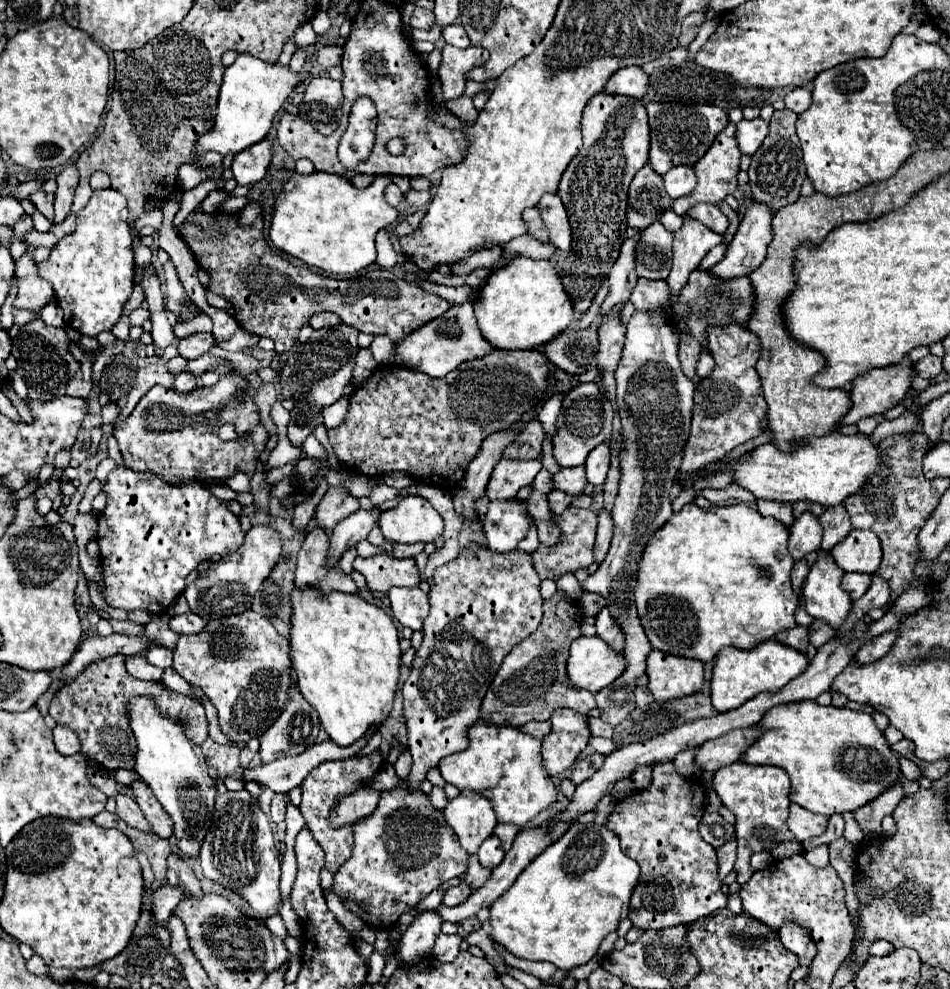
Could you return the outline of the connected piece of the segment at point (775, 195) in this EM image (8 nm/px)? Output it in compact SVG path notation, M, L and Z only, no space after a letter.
M790 109L774 111L774 115L770 119L770 133L764 139L762 147L752 155L752 165L748 169L752 201L764 203L766 207L770 207L772 213L780 211L786 203L798 201L800 187L806 179L802 149L800 149L800 141L796 137L796 129L794 129L796 119L798 119L798 115Z

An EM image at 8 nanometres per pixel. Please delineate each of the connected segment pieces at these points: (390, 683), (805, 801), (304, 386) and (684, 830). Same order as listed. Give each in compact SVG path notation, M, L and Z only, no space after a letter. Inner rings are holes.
M314 587L294 589L290 621L290 659L298 689L316 707L330 741L348 747L370 727L380 727L392 711L400 681L402 651L394 621L358 595L334 591L322 597Z
M800 701L790 705L778 705L768 711L766 719L758 723L764 735L742 755L742 761L752 765L776 765L782 767L792 781L792 803L820 815L834 815L856 811L858 807L874 801L880 791L890 789L892 785L902 781L900 763L894 751L890 749L884 733L876 727L874 719L862 711L822 707L816 701Z
M340 325L338 329L320 329L314 331L308 343L298 343L288 359L278 367L280 387L286 399L294 401L294 409L290 411L288 423L288 439L294 447L302 447L306 437L322 425L322 409L342 397L344 387L352 379L354 359L358 353L358 331L348 325Z
M670 761L670 763L658 763L658 765L652 767L652 785L650 785L648 789L634 791L630 797L624 797L624 799L620 799L620 801L614 805L614 811L610 813L606 827L620 839L620 847L622 847L622 851L624 851L630 859L634 859L634 861L640 865L640 881L638 881L638 885L634 887L632 901L630 901L630 913L628 913L630 921L632 921L636 927L648 931L648 929L674 927L674 925L680 925L680 923L692 923L694 919L712 915L714 911L726 907L728 897L720 891L722 881L720 881L720 877L718 877L718 859L716 859L716 851L714 851L714 847L710 847L706 841L702 841L702 839L700 839L700 833L698 833L698 825L700 825L700 819L702 819L702 813L704 813L704 801L706 801L706 789L704 789L704 783L698 781L698 779L694 779L694 777L682 777L682 775L674 769L674 763Z

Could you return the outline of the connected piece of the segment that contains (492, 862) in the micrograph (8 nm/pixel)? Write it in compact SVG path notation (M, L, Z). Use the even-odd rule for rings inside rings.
M490 835L482 847L478 849L478 859L484 867L488 869L494 869L496 865L500 865L500 861L504 859L504 851L502 851L502 843L496 835Z

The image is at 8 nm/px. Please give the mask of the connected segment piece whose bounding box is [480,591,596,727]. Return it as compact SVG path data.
M556 591L548 601L544 601L544 619L536 633L522 639L506 657L494 677L482 707L480 717L494 723L506 723L522 727L528 721L548 721L556 709L568 707L578 713L588 713L596 707L594 695L590 691L578 691L570 687L566 679L566 659L570 643L578 639L582 625L582 609L578 601L568 599L562 591Z

